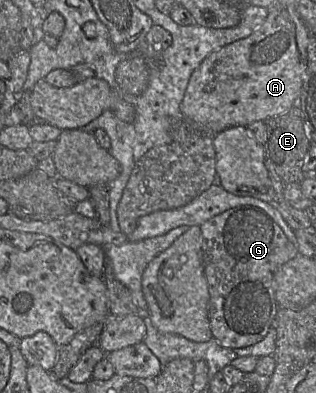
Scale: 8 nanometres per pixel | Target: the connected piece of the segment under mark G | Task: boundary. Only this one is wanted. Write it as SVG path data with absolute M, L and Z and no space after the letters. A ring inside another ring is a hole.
M244 205L228 209L202 225L204 273L208 282L208 317L213 338L224 348L241 349L255 345L267 335L278 311L273 279L277 270L299 252L280 226L262 209Z

